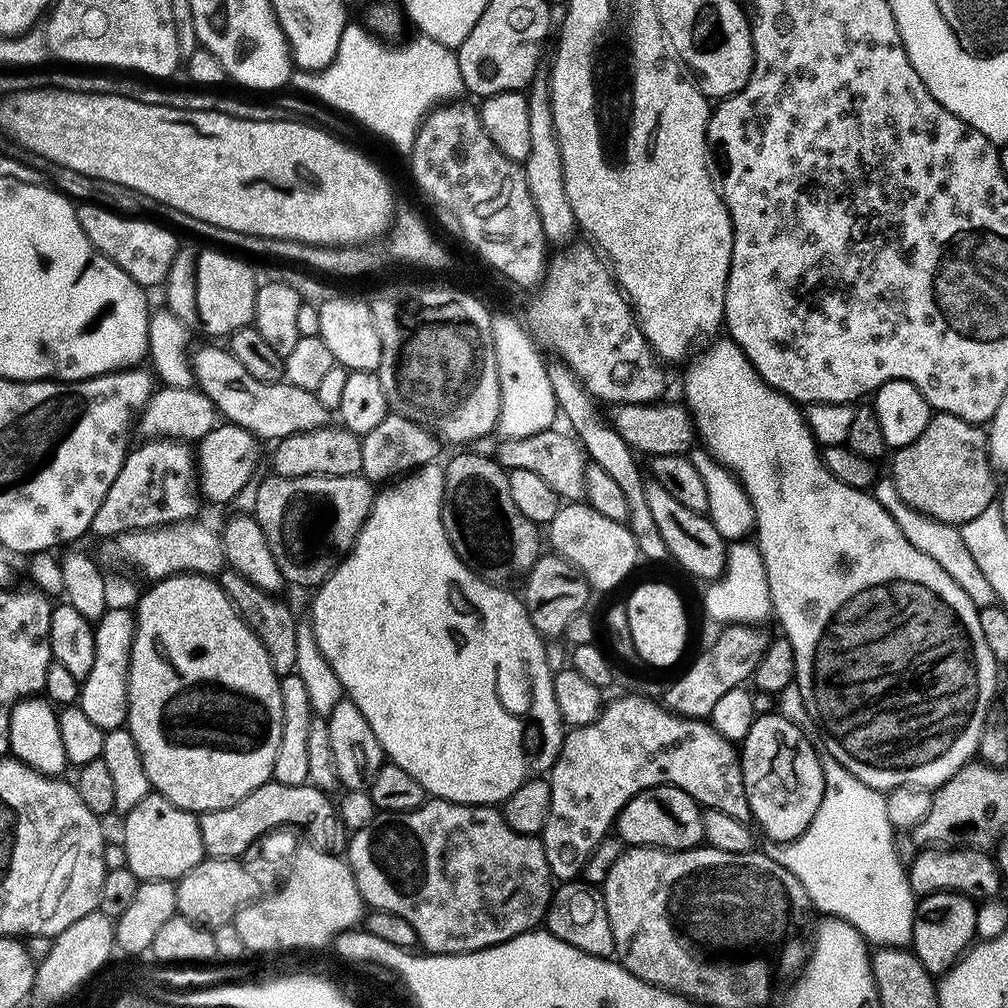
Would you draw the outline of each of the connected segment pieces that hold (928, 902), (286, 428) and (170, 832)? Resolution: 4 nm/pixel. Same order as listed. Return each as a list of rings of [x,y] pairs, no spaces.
[[[929,892],[917,903],[912,918],[911,951],[922,962],[927,972],[943,974],[963,957],[977,939],[977,901],[962,892]]]
[[[227,347],[200,348],[195,352],[196,349],[190,356],[190,367],[195,383],[198,385],[199,391],[207,396],[208,401],[214,405],[217,413],[227,423],[237,424],[239,428],[245,428],[261,441],[269,440],[269,442],[275,442],[284,436],[299,432],[315,432],[323,429],[329,423],[327,420],[330,418],[330,412],[322,406],[315,392],[307,392],[287,382],[267,384],[254,378],[248,373],[246,366],[242,366],[242,362],[238,362],[238,358],[234,358],[234,354]]]
[[[150,794],[123,817],[124,860],[140,879],[177,881],[205,859],[197,813],[187,812],[159,794]]]

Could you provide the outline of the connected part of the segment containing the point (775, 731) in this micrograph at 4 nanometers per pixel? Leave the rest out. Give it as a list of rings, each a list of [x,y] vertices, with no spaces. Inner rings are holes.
[[[770,710],[765,716],[757,715],[742,741],[744,749],[738,752],[740,769],[744,779],[744,789],[753,821],[776,842],[791,842],[798,839],[810,826],[814,814],[824,797],[824,765],[822,756],[816,753],[814,745],[808,741],[807,731],[803,727],[788,722],[776,710]]]

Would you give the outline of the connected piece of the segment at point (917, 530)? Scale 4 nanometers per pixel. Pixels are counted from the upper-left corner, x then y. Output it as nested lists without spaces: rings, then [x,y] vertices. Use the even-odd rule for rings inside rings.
[[[891,478],[877,479],[874,485],[874,495],[878,506],[882,506],[882,510],[886,510],[890,518],[894,518],[894,526],[902,530],[906,542],[910,542],[910,546],[916,547],[917,550],[922,550],[922,554],[934,558],[934,562],[938,562],[938,566],[942,566],[942,570],[946,570],[946,574],[950,574],[950,578],[954,578],[954,582],[958,582],[958,586],[962,586],[962,590],[970,594],[970,598],[976,605],[992,606],[997,603],[994,586],[986,582],[986,574],[982,574],[978,562],[974,562],[974,554],[966,550],[964,533],[957,525],[935,524],[929,516],[923,516],[921,512],[911,508],[902,498],[902,494],[898,494],[898,486],[894,486]]]

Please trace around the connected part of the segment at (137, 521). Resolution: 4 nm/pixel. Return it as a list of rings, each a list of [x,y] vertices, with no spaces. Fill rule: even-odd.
[[[152,438],[141,448],[124,457],[122,470],[110,486],[98,514],[94,514],[91,531],[115,538],[124,532],[139,528],[162,528],[165,524],[178,524],[193,519],[196,512],[194,495],[194,456],[187,452],[178,440]]]

